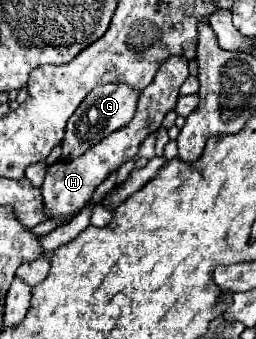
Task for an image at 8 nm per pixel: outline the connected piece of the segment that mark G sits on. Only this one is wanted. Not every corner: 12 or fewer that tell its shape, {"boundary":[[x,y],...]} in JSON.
{"boundary":[[94,88],[66,124],[62,158],[74,160],[126,126],[140,92]]}

